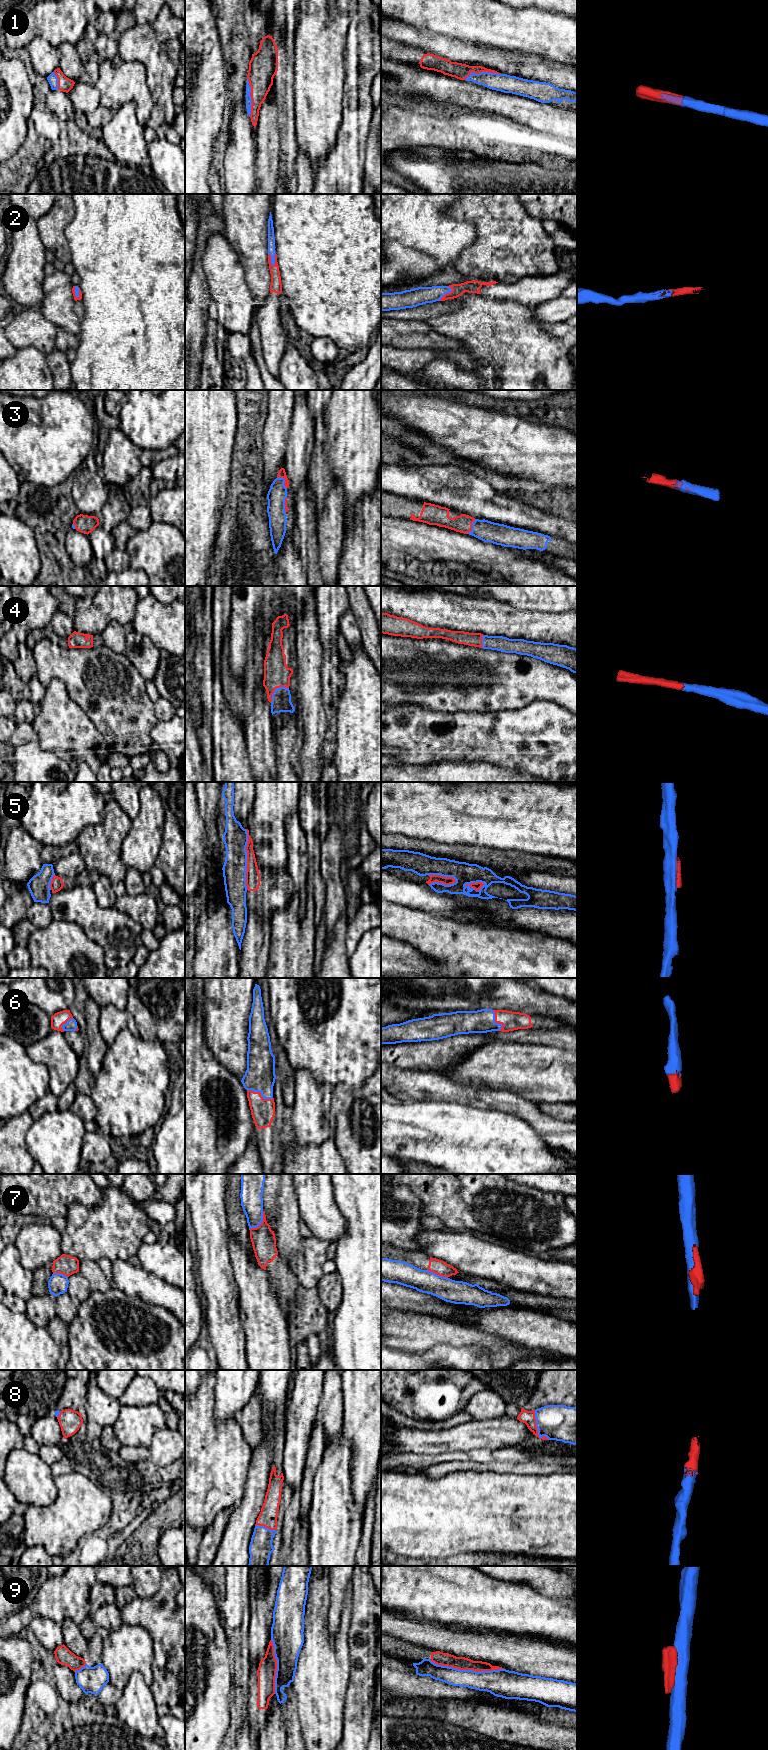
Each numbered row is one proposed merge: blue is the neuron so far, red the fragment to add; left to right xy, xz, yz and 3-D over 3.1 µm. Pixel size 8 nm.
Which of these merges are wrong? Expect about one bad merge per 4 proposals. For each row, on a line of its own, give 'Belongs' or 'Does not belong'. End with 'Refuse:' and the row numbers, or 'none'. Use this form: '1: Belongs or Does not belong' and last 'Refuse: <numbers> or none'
1: Belongs
2: Belongs
3: Belongs
4: Belongs
5: Does not belong
6: Belongs
7: Does not belong
8: Belongs
9: Does not belong
Refuse: 5, 7, 9

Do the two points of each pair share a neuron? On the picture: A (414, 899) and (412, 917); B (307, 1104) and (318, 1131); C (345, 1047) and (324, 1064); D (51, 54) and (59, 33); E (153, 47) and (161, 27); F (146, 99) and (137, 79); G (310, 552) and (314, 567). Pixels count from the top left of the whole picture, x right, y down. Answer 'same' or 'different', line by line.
A: different
B: same
C: same
D: different
E: different
F: same
G: same

